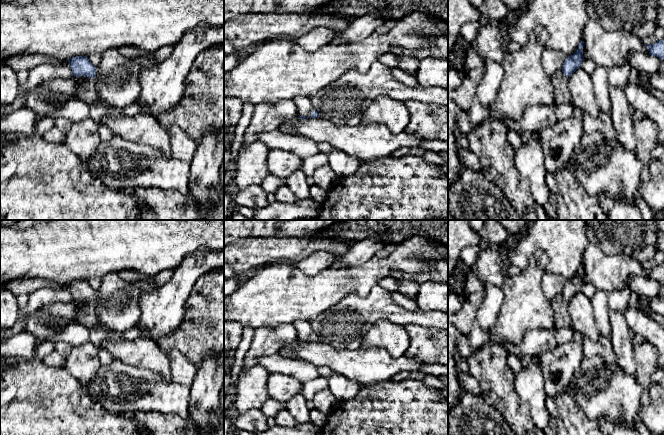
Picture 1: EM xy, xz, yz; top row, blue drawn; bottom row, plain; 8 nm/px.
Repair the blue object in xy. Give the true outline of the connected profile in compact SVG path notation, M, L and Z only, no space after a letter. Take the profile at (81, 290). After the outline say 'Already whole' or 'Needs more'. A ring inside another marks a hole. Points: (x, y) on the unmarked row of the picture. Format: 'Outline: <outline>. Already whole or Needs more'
Outline: M77 280L68 284L73 300L77 301L80 305L89 302L87 310L80 310L77 313L76 321L86 326L89 330L97 326L99 323L96 315L96 291L89 285L86 280Z. Needs more

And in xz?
Outline: M299 320L294 322L294 326L297 331L297 339L300 343L319 341L319 338L314 333L310 322Z. Needs more

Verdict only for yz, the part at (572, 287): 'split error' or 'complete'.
split error

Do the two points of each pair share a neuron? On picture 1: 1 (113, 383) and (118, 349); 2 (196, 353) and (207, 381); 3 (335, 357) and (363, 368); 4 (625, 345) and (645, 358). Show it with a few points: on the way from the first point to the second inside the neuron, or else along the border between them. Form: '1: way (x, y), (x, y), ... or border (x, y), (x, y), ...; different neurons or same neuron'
1: border (115, 358), (138, 368); different neurons
2: border (213, 353), (208, 353), (196, 369); different neurons
3: way (342, 362), (356, 365); same neuron
4: border (633, 346), (636, 373); different neurons

